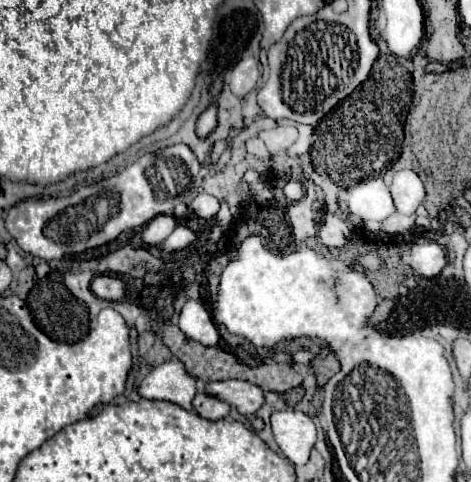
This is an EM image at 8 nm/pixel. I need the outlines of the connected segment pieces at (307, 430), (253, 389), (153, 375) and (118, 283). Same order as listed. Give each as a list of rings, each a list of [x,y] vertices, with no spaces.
[[[295,408],[273,412],[271,428],[275,442],[293,464],[305,464],[309,460],[317,432],[313,420],[305,412],[299,412]]]
[[[223,380],[223,382],[209,382],[203,388],[205,394],[215,396],[231,406],[237,408],[243,416],[253,416],[263,404],[263,392],[261,388],[245,382],[245,380]]]
[[[167,360],[165,364],[153,368],[137,388],[137,394],[141,398],[167,400],[185,410],[193,410],[191,400],[195,392],[195,380],[185,372],[185,364],[179,360]]]
[[[95,276],[91,288],[99,298],[105,298],[105,300],[123,300],[127,290],[125,282],[113,276]]]

